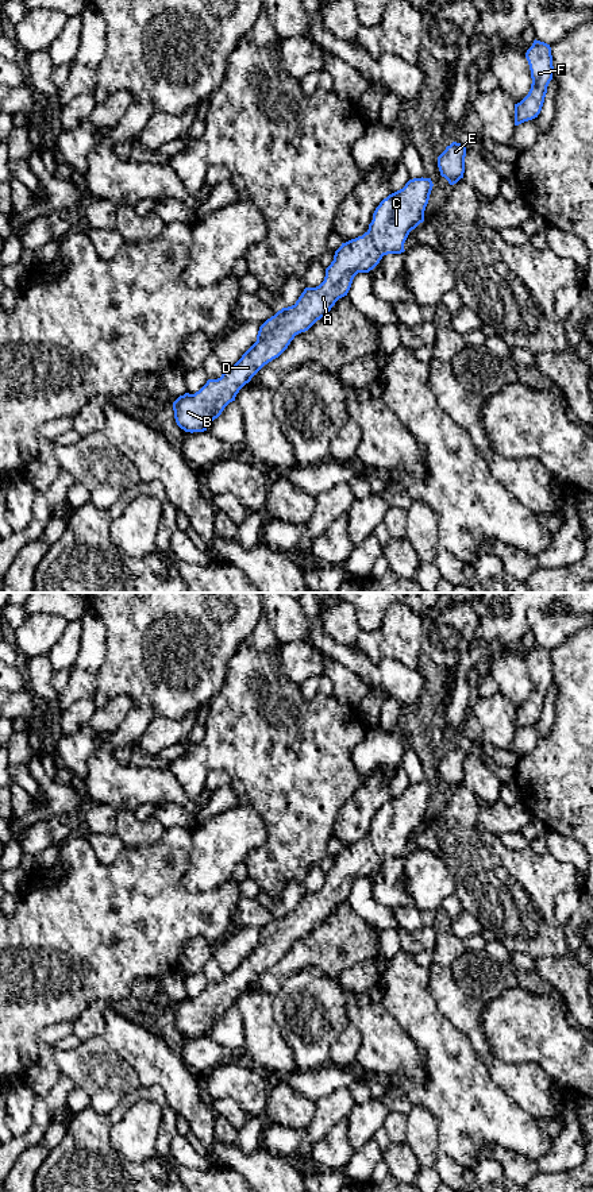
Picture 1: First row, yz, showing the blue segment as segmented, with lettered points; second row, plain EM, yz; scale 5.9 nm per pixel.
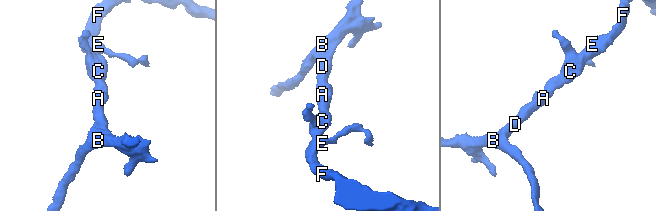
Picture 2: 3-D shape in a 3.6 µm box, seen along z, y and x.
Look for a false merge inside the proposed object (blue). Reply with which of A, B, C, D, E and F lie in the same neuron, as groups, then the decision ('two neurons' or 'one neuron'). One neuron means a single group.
groups A B C D E F; one neuron

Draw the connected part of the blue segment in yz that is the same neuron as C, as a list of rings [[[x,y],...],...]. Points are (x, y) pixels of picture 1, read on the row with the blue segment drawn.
[[[413,178],[405,186],[384,198],[373,213],[369,229],[351,239],[335,251],[334,261],[326,269],[324,281],[316,288],[305,288],[294,305],[282,308],[267,319],[258,331],[257,342],[217,379],[208,379],[195,394],[185,393],[173,402],[177,425],[185,432],[204,432],[217,418],[224,408],[235,401],[239,390],[269,362],[278,358],[296,335],[308,331],[317,320],[324,317],[335,302],[347,296],[353,279],[358,273],[373,270],[384,255],[404,252],[404,243],[412,229],[424,221],[424,211],[432,190],[431,178]]]

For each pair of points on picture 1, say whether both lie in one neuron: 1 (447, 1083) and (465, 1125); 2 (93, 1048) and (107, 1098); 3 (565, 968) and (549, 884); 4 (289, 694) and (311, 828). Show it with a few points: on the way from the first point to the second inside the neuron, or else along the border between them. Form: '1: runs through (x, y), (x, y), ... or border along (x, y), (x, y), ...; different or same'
1: runs through (458, 1094), (465, 1100), (465, 1114); same
2: runs through (96, 1060), (96, 1068), (107, 1079), (107, 1086); same
3: border along (568, 951), (558, 957), (542, 956), (535, 960); different
4: runs through (289, 728), (289, 745), (297, 767), (299, 794); same

